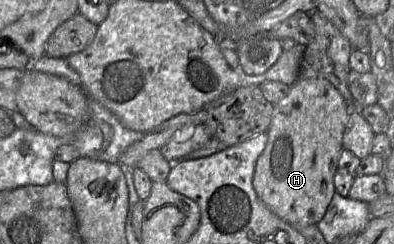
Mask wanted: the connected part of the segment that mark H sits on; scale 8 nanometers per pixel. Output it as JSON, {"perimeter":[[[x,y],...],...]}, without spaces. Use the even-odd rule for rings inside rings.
{"perimeter":[[[301,78],[290,86],[289,94],[274,105],[267,130],[268,141],[258,157],[253,187],[262,202],[291,225],[317,224],[324,217],[335,193],[334,175],[343,148],[343,134],[351,115],[351,105],[325,78]]]}

